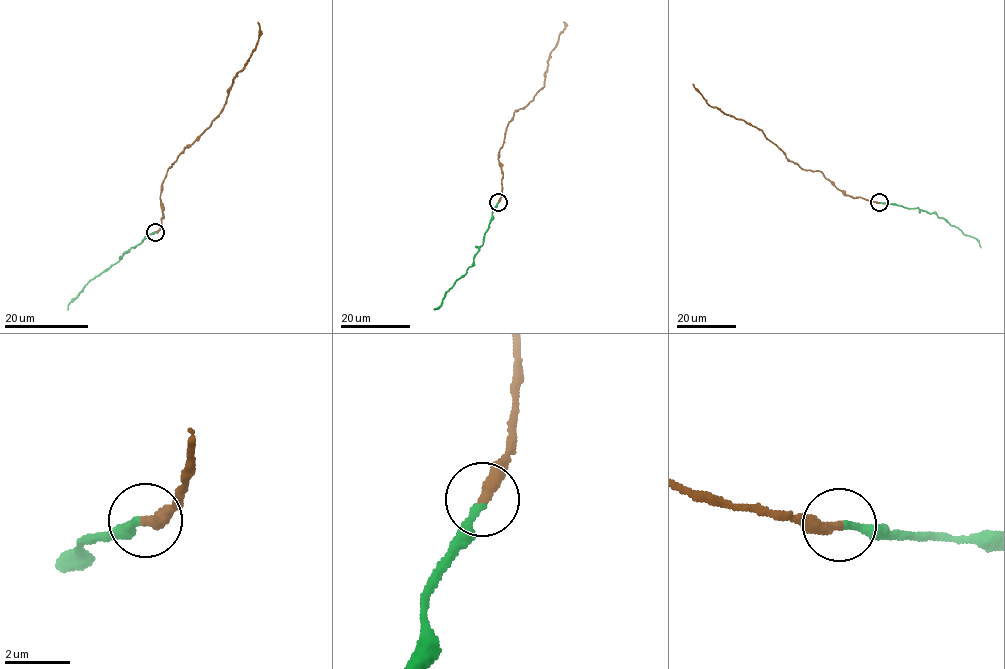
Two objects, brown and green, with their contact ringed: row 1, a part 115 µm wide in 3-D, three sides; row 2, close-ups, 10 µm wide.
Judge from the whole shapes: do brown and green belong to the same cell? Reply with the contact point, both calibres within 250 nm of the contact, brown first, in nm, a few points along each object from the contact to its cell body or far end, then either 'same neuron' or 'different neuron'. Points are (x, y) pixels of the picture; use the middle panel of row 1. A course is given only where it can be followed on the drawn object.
at (498, 202); 360 nm thick on the brown side, 240 nm on the other; brown runs (498, 202), (502, 171), (498, 153), (507, 123), (516, 111), (544, 86), (547, 60), (564, 28), (563, 22); green runs (498, 202), (472, 265), (434, 309); same neuron

